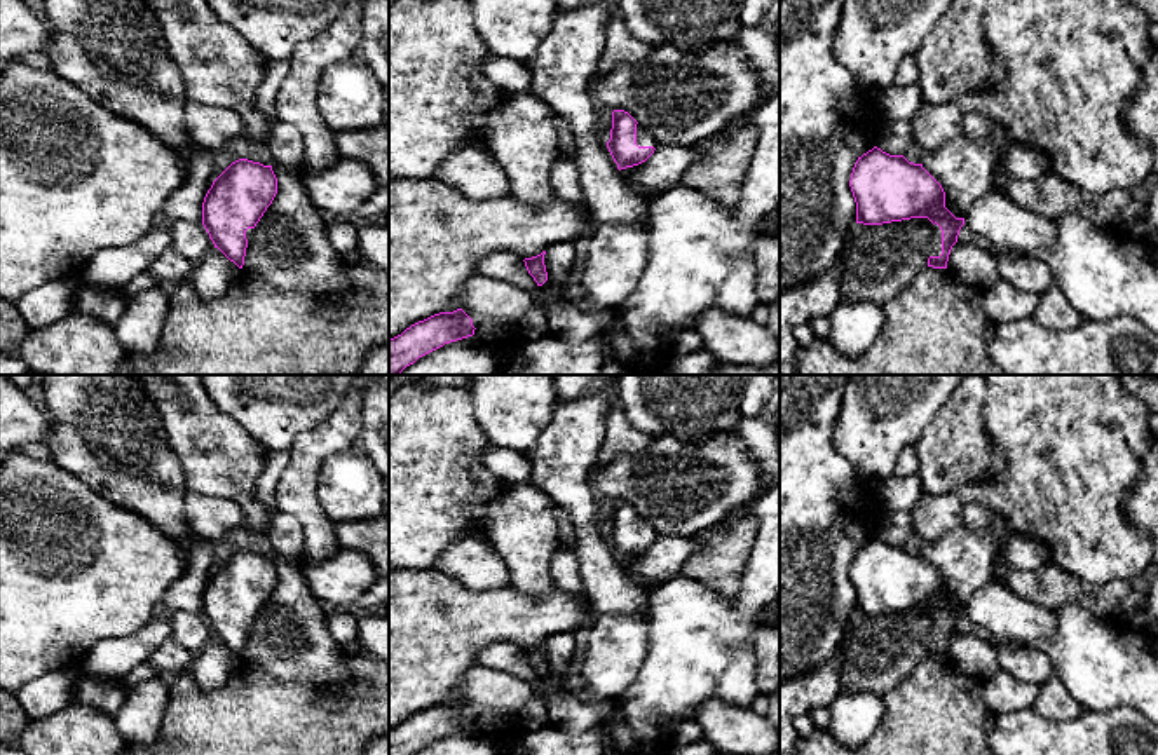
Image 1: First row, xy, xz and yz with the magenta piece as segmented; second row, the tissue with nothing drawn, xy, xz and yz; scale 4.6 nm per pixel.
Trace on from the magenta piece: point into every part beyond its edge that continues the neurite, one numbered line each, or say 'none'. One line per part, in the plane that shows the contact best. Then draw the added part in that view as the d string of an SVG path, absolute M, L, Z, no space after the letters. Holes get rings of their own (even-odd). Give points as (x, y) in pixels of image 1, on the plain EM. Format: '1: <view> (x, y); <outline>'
1: yz (935, 640); M935 614L933 616L933 631L931 631L931 638L930 638L930 647L940 647L940 645L942 645L942 621Z

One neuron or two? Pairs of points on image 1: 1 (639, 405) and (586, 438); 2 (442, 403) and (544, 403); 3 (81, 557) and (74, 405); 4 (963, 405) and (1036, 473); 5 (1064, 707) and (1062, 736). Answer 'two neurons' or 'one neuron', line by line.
1: two neurons
2: two neurons
3: two neurons
4: two neurons
5: two neurons

